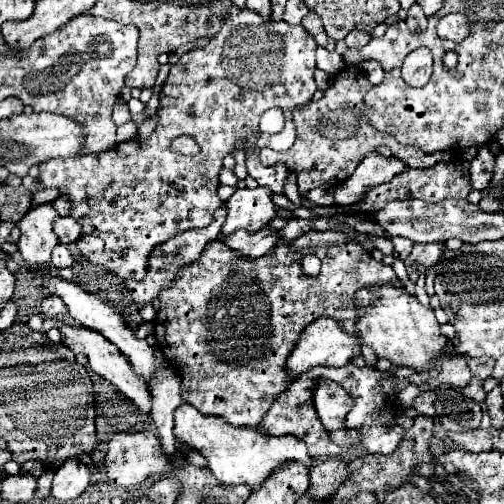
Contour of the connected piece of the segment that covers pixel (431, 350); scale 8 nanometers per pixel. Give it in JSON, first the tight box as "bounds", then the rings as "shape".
{"bounds":[355,287,447,371],"shape":[[[371,287],[355,293],[361,309],[357,319],[357,335],[363,345],[371,347],[379,359],[387,359],[393,367],[409,367],[415,371],[427,371],[437,367],[439,355],[447,345],[447,337],[441,335],[439,323],[431,307],[423,307],[417,297],[397,287]]]}

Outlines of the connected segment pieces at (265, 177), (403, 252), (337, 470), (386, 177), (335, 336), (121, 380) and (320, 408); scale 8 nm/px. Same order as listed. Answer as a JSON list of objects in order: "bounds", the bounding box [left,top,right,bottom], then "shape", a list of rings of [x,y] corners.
[{"bounds":[245,153,289,193],"shape":[[[251,153],[245,161],[247,165],[247,173],[259,183],[259,185],[267,185],[273,193],[283,193],[285,189],[285,181],[289,175],[289,169],[285,165],[273,165],[273,167],[265,167],[259,163],[257,153]]]},{"bounds":[391,237,413,261],"shape":[[[393,237],[391,241],[393,241],[393,245],[395,245],[395,253],[393,253],[393,255],[395,255],[397,259],[401,259],[401,261],[403,261],[403,259],[411,253],[413,243],[409,243],[409,241],[407,241],[407,239],[403,239],[403,237]]]},{"bounds":[307,457,349,501],"shape":[[[329,457],[315,463],[309,471],[309,477],[311,485],[307,489],[307,495],[315,501],[325,501],[349,477],[349,465],[339,457]]]},{"bounds":[335,153,407,207],"shape":[[[369,153],[353,171],[349,179],[335,187],[335,207],[351,207],[361,201],[369,187],[377,187],[381,183],[389,183],[395,175],[405,171],[407,165],[397,157],[381,157],[379,153]]]},{"bounds":[287,317,361,377],"shape":[[[321,317],[321,319],[313,321],[309,327],[305,327],[305,331],[301,333],[301,337],[299,337],[295,349],[291,351],[289,361],[287,361],[287,371],[293,377],[299,377],[301,373],[305,373],[313,367],[319,367],[319,365],[343,367],[359,353],[361,353],[361,343],[359,343],[359,339],[355,339],[355,335],[351,335],[343,327],[339,327],[339,323],[335,319]]]},{"bounds":[59,325,151,417],"shape":[[[61,325],[59,327],[61,335],[63,335],[63,343],[75,351],[75,353],[83,353],[89,361],[89,367],[103,375],[107,381],[111,381],[125,397],[129,397],[137,409],[147,417],[147,413],[151,413],[151,395],[147,385],[141,383],[141,379],[137,379],[137,375],[133,375],[133,367],[129,367],[129,359],[125,359],[125,355],[121,355],[121,351],[117,351],[117,347],[113,347],[113,343],[109,343],[109,339],[105,339],[101,333],[93,331],[93,329],[85,329],[81,325]]]},{"bounds":[313,377,357,445],"shape":[[[321,377],[313,387],[313,407],[323,427],[331,433],[337,433],[339,445],[357,445],[357,435],[351,435],[347,429],[343,429],[343,421],[353,409],[353,397],[341,385]]]}]

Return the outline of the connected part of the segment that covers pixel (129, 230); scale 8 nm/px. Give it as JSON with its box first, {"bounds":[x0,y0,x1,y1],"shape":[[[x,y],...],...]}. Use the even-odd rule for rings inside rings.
{"bounds":[39,7,317,281],"shape":[[[231,7],[231,9],[225,13],[225,21],[223,21],[219,33],[217,33],[205,47],[187,51],[187,53],[171,67],[169,77],[167,77],[167,81],[165,81],[165,85],[163,85],[163,89],[161,89],[161,95],[159,95],[159,97],[161,97],[161,101],[159,101],[159,123],[157,123],[157,129],[153,131],[151,137],[147,137],[147,139],[141,139],[141,137],[139,137],[139,139],[133,139],[133,141],[129,139],[129,141],[119,143],[119,145],[115,145],[113,149],[103,151],[103,153],[97,153],[97,155],[79,155],[79,157],[71,157],[71,159],[49,159],[49,161],[41,163],[41,165],[39,165],[39,183],[41,183],[41,187],[57,187],[61,195],[69,197],[69,201],[71,201],[71,217],[77,219],[77,223],[81,223],[81,227],[83,227],[81,239],[75,243],[77,249],[81,251],[81,255],[83,255],[87,261],[97,263],[97,265],[105,267],[107,271],[115,273],[117,279],[121,279],[121,281],[129,281],[129,279],[141,281],[141,279],[145,279],[145,275],[147,275],[149,255],[153,253],[153,247],[165,243],[165,239],[171,239],[173,235],[179,235],[181,231],[189,231],[189,229],[195,229],[195,227],[207,227],[207,225],[211,223],[211,217],[213,217],[215,209],[217,209],[219,203],[221,203],[221,199],[217,197],[221,161],[225,159],[225,155],[229,155],[229,153],[235,151],[234,145],[237,139],[242,138],[246,148],[248,148],[249,136],[252,134],[257,135],[257,141],[255,143],[256,149],[271,147],[271,149],[275,149],[275,151],[285,151],[285,149],[289,149],[289,147],[293,145],[293,141],[295,141],[295,125],[293,125],[293,121],[291,121],[291,113],[293,113],[295,105],[301,105],[301,103],[311,101],[313,93],[317,91],[317,85],[315,85],[315,79],[313,79],[313,71],[315,71],[315,47],[317,47],[315,39],[313,39],[301,25],[293,27],[293,25],[285,23],[285,21],[279,21],[279,23],[275,23],[275,21],[263,21],[257,13],[253,13],[253,11],[249,11],[249,9]],[[271,107],[279,107],[279,109],[283,109],[283,113],[285,113],[285,127],[283,127],[281,133],[268,134],[259,131],[259,117],[261,117],[267,109],[271,109]],[[175,135],[193,135],[193,137],[197,139],[197,143],[201,145],[201,153],[195,155],[195,157],[185,157],[185,155],[173,153],[173,151],[171,151],[171,139],[173,139]]]}

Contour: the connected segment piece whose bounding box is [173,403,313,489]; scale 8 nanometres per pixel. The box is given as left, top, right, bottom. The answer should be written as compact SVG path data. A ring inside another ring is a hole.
M181 403L173 415L175 415L175 429L173 429L175 439L183 445L197 449L207 459L211 473L223 485L243 483L243 485L249 485L251 489L257 489L273 473L273 469L283 461L301 461L307 467L313 465L313 459L305 443L301 443L293 435L273 437L253 427L233 427L231 423L217 419L217 415L201 415L189 403Z

